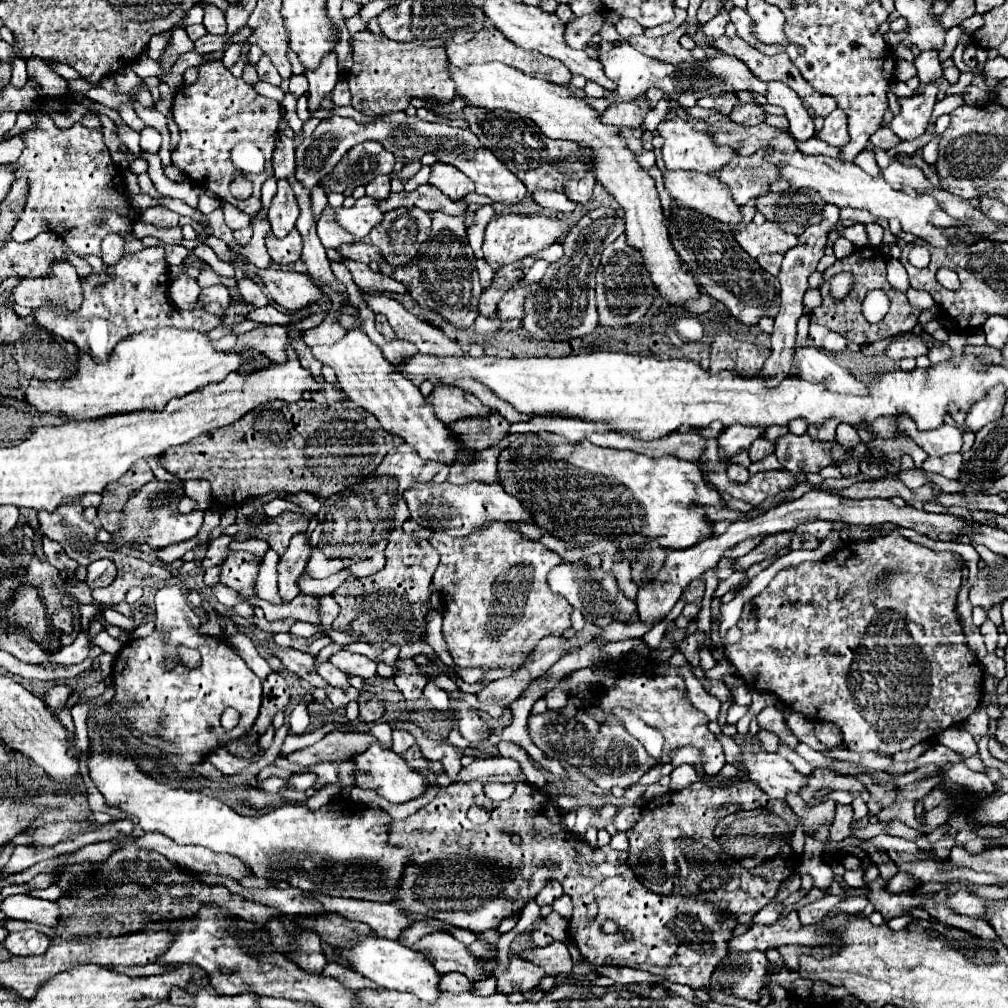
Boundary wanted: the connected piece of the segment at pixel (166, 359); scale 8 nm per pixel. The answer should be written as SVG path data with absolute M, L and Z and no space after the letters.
M162 327L122 339L104 363L96 363L92 357L80 353L80 367L70 381L46 383L32 379L26 389L26 401L38 411L64 413L72 419L96 419L146 409L160 411L170 399L192 393L208 383L218 383L246 363L248 357L244 353L214 351L212 339L202 331Z

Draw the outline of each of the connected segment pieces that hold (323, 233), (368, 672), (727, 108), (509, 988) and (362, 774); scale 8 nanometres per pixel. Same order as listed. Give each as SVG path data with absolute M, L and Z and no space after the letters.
M330 207L324 209L324 213L322 213L320 221L318 221L318 237L320 237L320 241L322 241L322 245L324 245L326 249L328 249L328 247L336 249L336 247L340 247L340 245L354 243L352 235L336 223L336 219L334 219Z
M346 649L334 653L330 657L330 663L334 667L338 667L340 671L344 671L346 675L360 675L364 679L374 679L376 677L376 663L370 661L368 657L364 655L358 655L358 653L350 653Z
M722 93L722 95L706 95L698 101L700 107L706 109L718 109L722 115L730 115L732 107L738 103L738 97L734 93Z
M492 945L494 955L492 957L478 957L478 963L482 965L492 965L492 977L498 981L496 989L504 995L512 993L512 991L534 991L540 985L540 979L546 975L540 967L520 959L516 953L510 955L510 963L508 967L502 967L496 955L496 947Z
M372 743L364 753L352 757L350 761L356 767L356 773L354 773L356 785L358 787L364 787L364 789L374 789L380 797L384 797L384 799L388 799L392 803L404 803L404 801L416 799L430 785L428 779L422 777L418 771L410 769L400 755L396 755L390 749L382 749L378 743Z

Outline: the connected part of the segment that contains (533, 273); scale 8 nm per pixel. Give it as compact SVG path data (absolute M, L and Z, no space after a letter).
M536 259L536 263L532 265L532 269L526 273L524 281L528 281L528 283L532 283L532 281L540 281L540 279L544 277L544 273L546 273L546 267L550 267L548 261L544 261L544 259Z

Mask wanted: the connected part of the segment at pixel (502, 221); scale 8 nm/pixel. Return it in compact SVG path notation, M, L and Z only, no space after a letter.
M500 213L490 219L486 225L486 237L484 237L484 259L492 267L508 265L518 259L524 259L528 255L536 255L544 249L548 249L552 243L556 243L562 235L570 231L570 225L566 219L560 219L556 215L516 215L516 213Z

